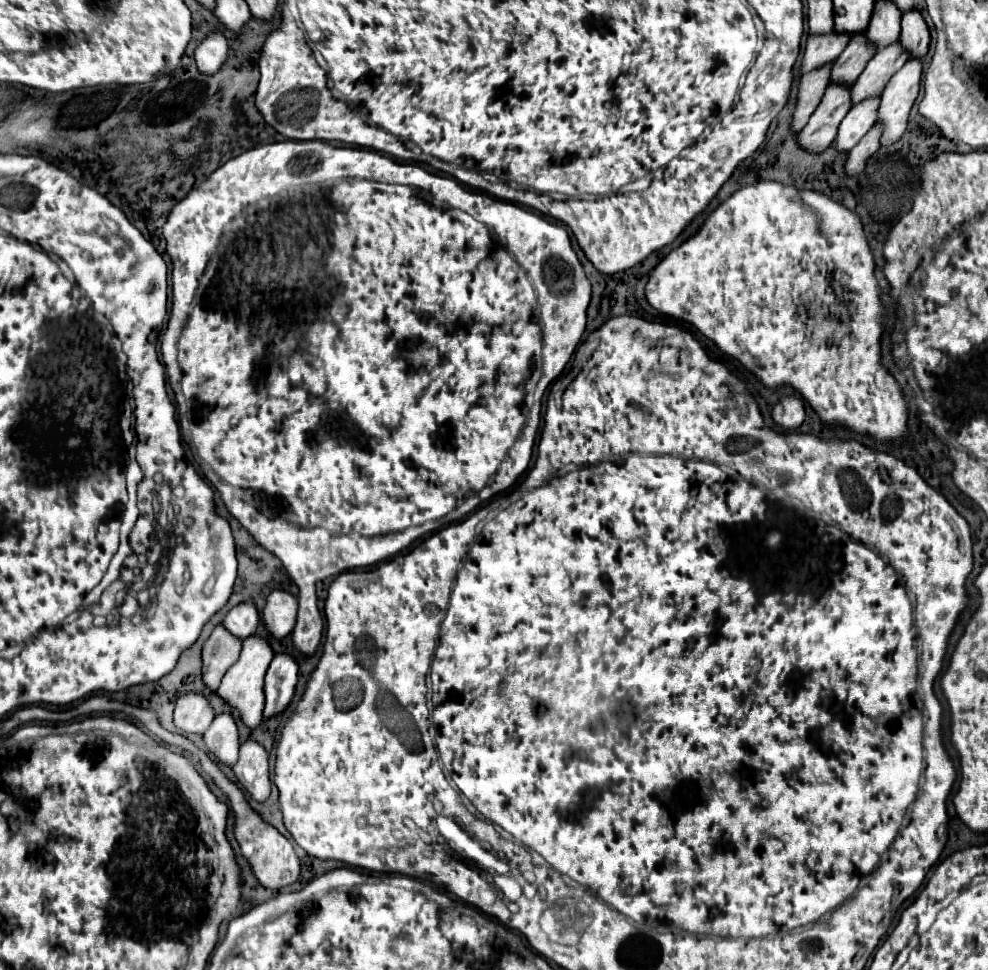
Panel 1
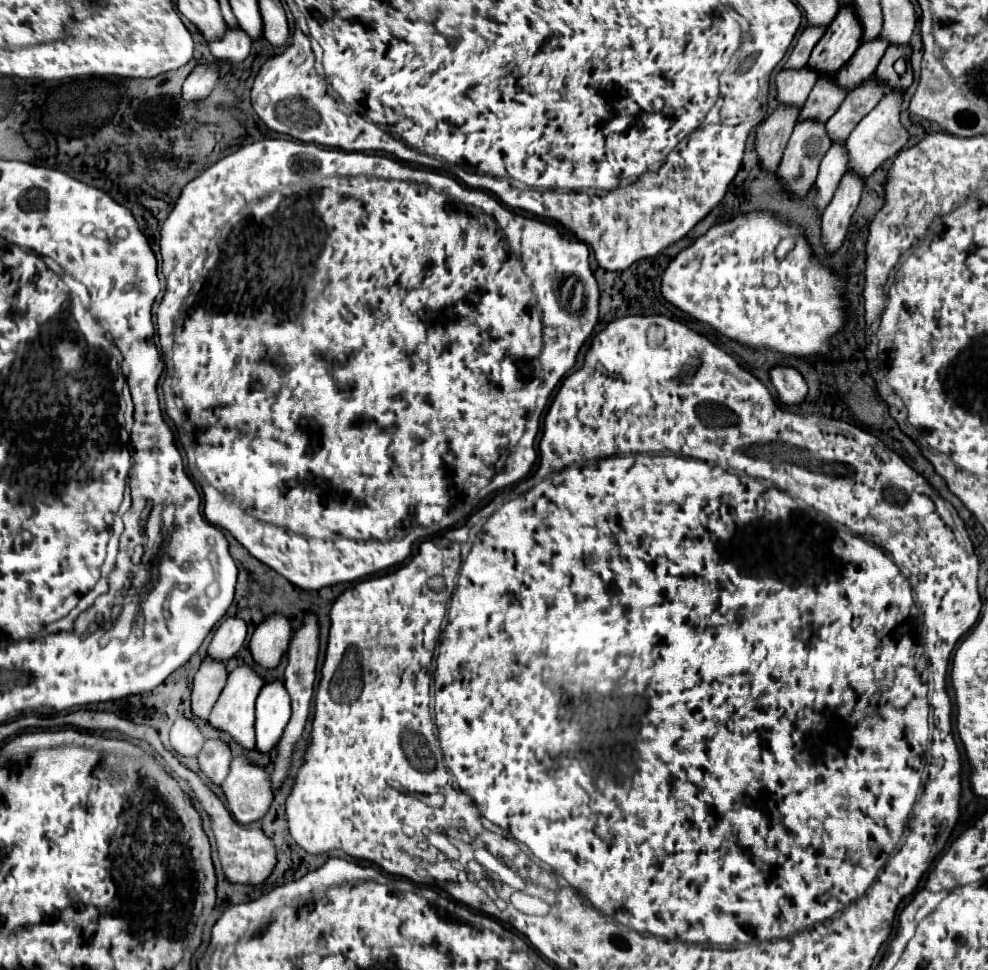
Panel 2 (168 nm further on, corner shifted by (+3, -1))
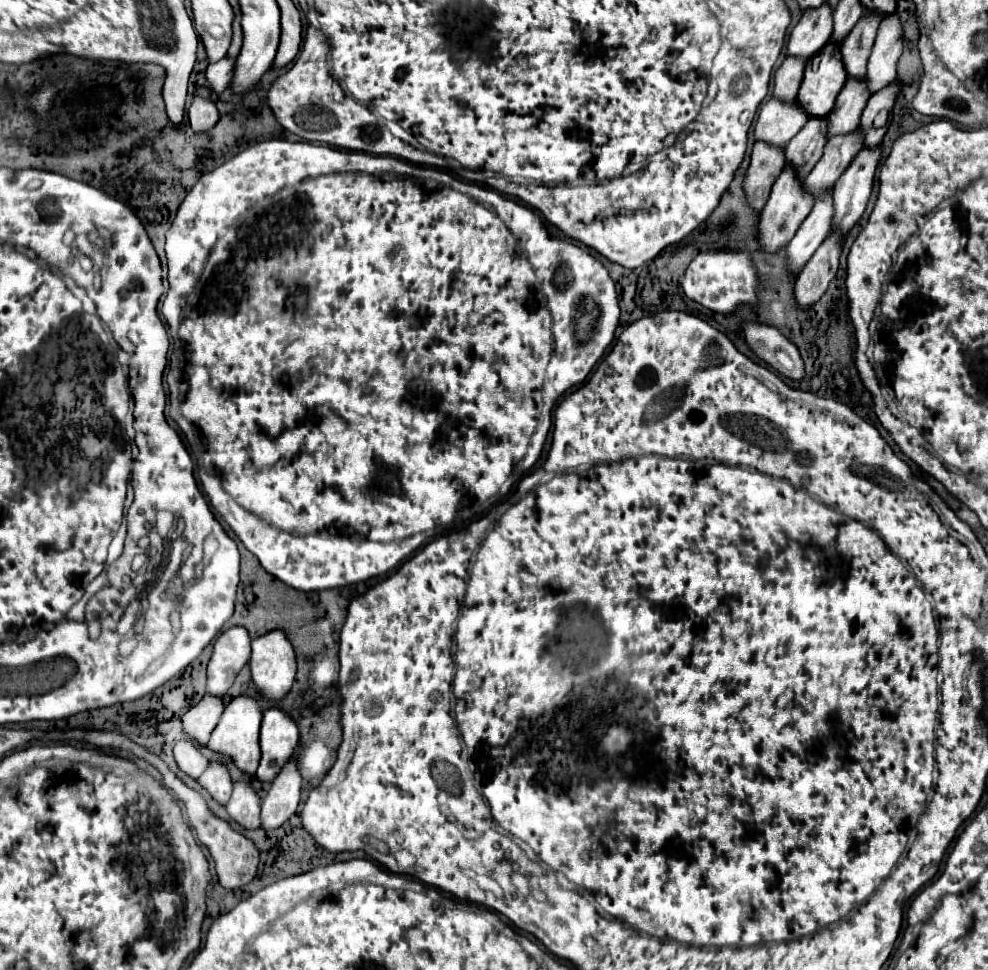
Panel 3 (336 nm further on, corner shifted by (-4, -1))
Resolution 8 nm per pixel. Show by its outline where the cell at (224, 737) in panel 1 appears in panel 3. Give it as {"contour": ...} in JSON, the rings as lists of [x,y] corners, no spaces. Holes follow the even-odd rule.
{"contour":[[[214,761],[208,765],[208,769],[202,773],[202,777],[198,779],[198,783],[212,795],[212,799],[216,799],[220,805],[226,805],[232,793],[232,779],[228,769]]]}

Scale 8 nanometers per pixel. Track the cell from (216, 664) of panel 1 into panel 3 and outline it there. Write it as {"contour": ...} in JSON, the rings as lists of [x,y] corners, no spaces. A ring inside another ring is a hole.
{"contour":[[[204,695],[200,703],[190,707],[182,715],[182,731],[200,745],[206,745],[210,739],[210,733],[216,729],[220,715],[224,711],[224,703],[220,697]]]}

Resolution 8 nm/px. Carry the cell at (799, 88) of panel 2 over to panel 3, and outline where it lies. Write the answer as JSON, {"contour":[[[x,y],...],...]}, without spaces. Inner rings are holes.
{"contour":[[[770,99],[756,121],[754,127],[754,139],[774,145],[774,147],[786,147],[786,141],[790,141],[804,125],[808,117],[798,109],[794,103],[782,103],[776,99]]]}

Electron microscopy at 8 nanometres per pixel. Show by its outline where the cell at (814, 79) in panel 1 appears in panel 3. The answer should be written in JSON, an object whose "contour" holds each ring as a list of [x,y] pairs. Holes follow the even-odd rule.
{"contour":[[[756,143],[750,155],[750,165],[744,173],[744,195],[754,213],[760,213],[768,201],[770,189],[782,173],[784,157],[782,149]]]}

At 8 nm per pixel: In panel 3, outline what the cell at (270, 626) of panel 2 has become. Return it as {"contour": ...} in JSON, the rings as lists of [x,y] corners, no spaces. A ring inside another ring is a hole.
{"contour":[[[270,631],[252,641],[252,657],[248,661],[252,671],[252,683],[258,687],[258,693],[270,701],[280,701],[288,695],[294,675],[296,675],[296,659],[294,649],[282,631]]]}

